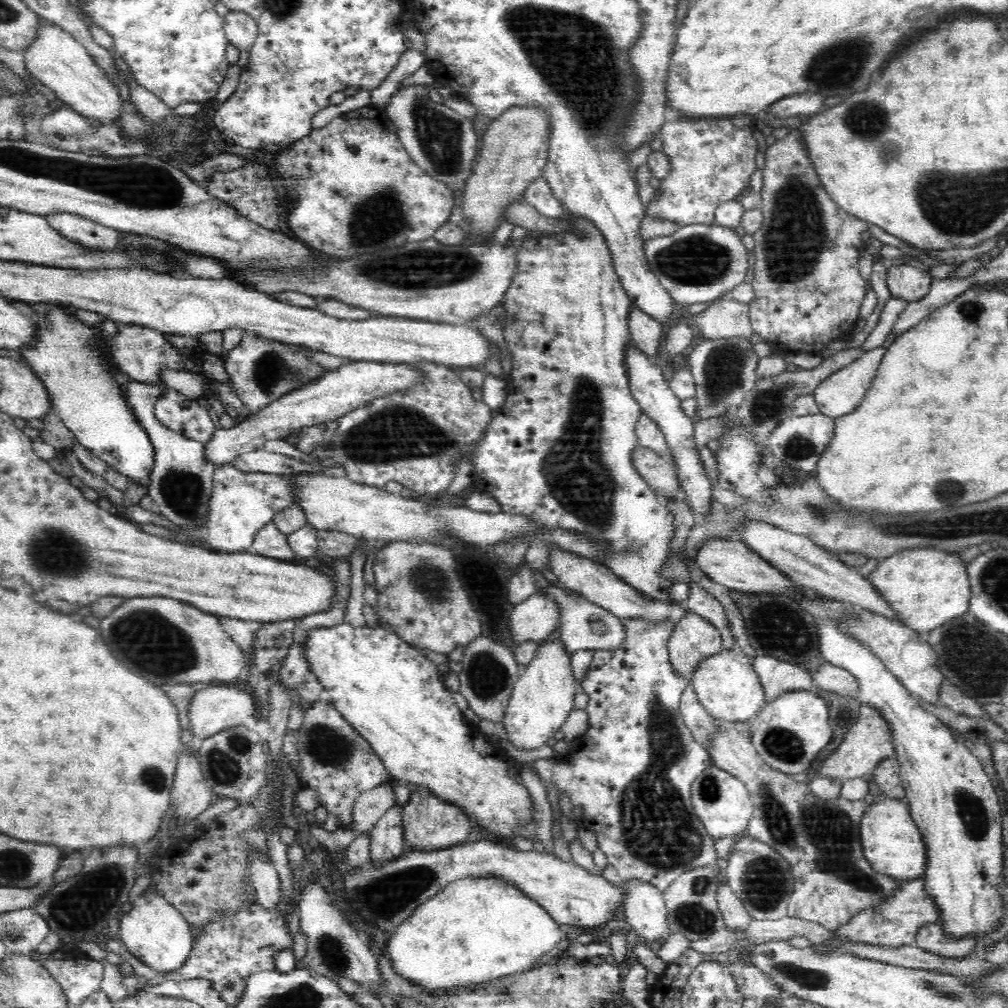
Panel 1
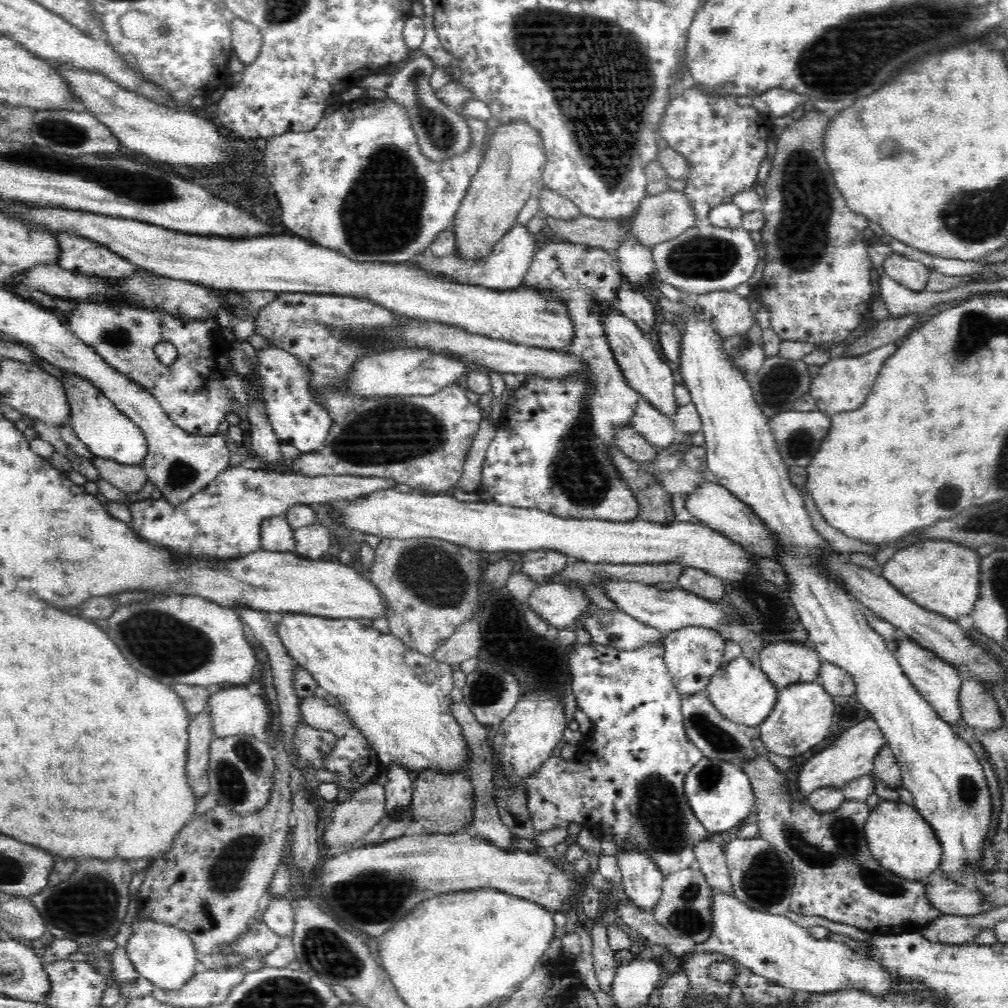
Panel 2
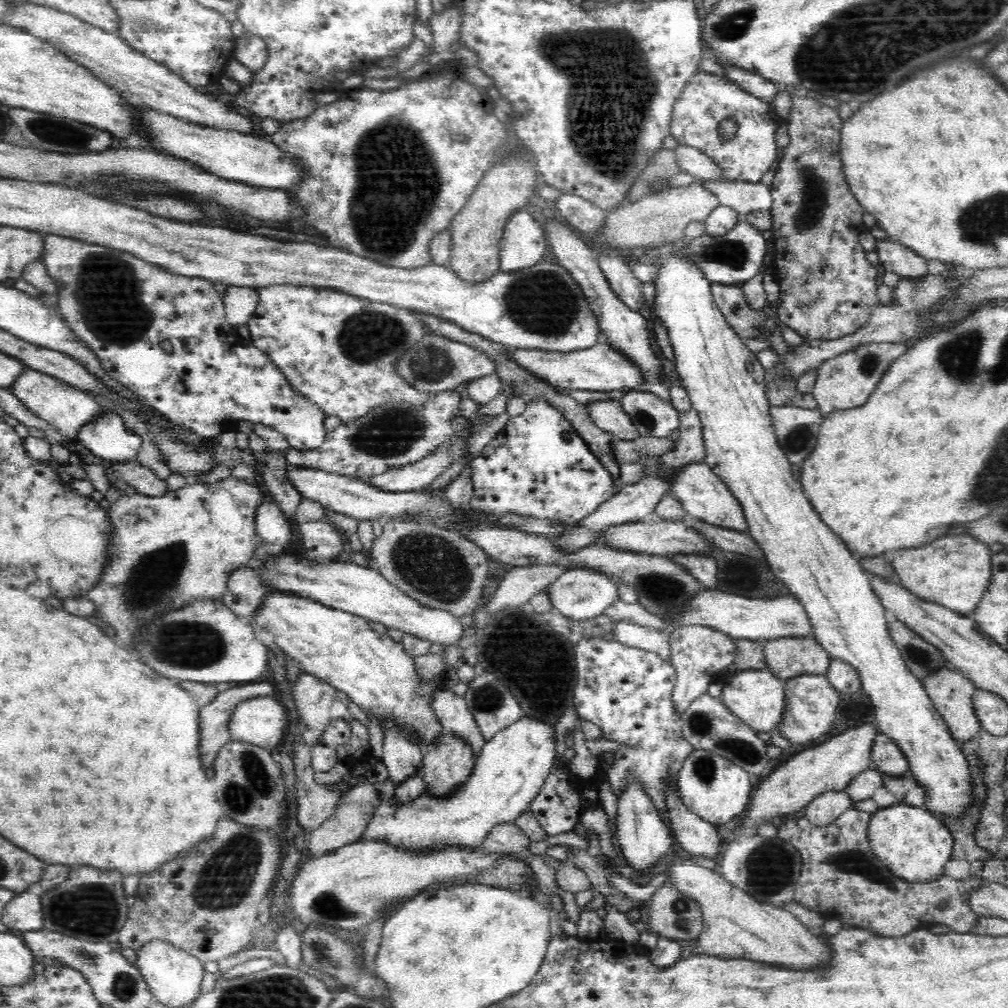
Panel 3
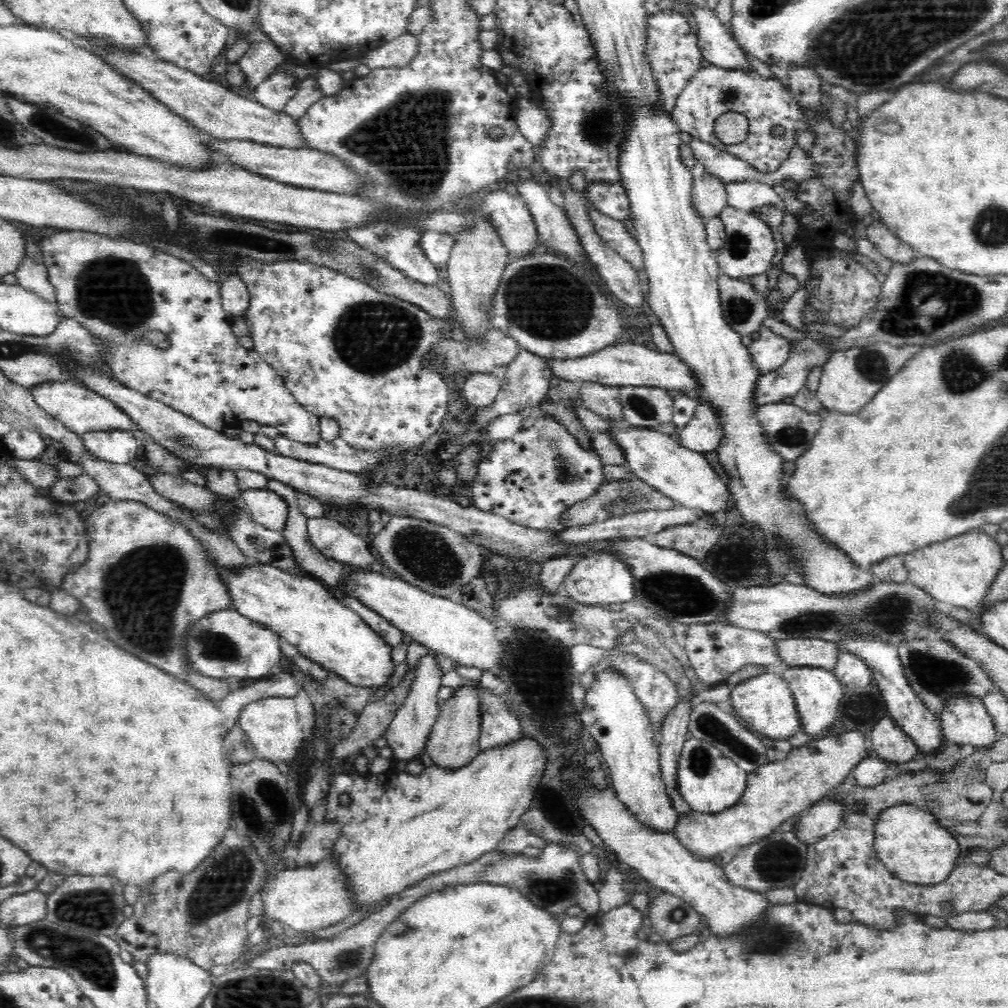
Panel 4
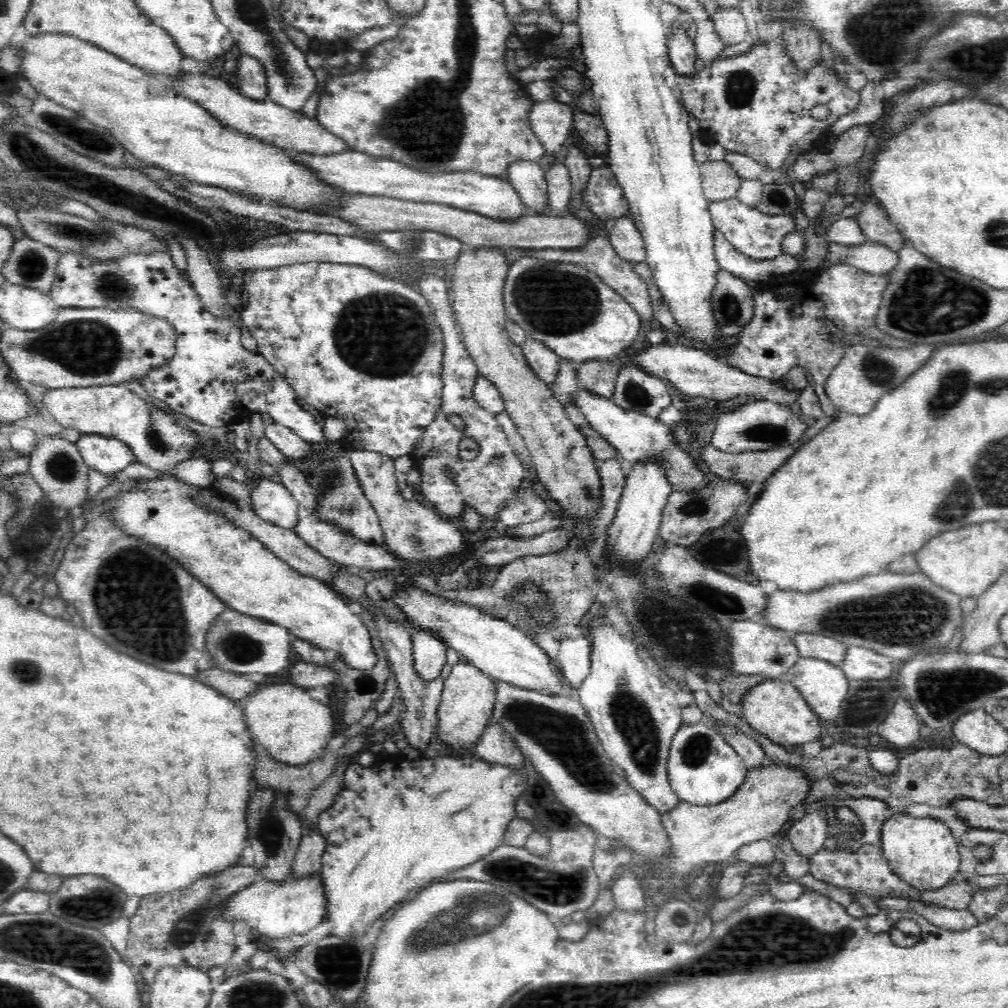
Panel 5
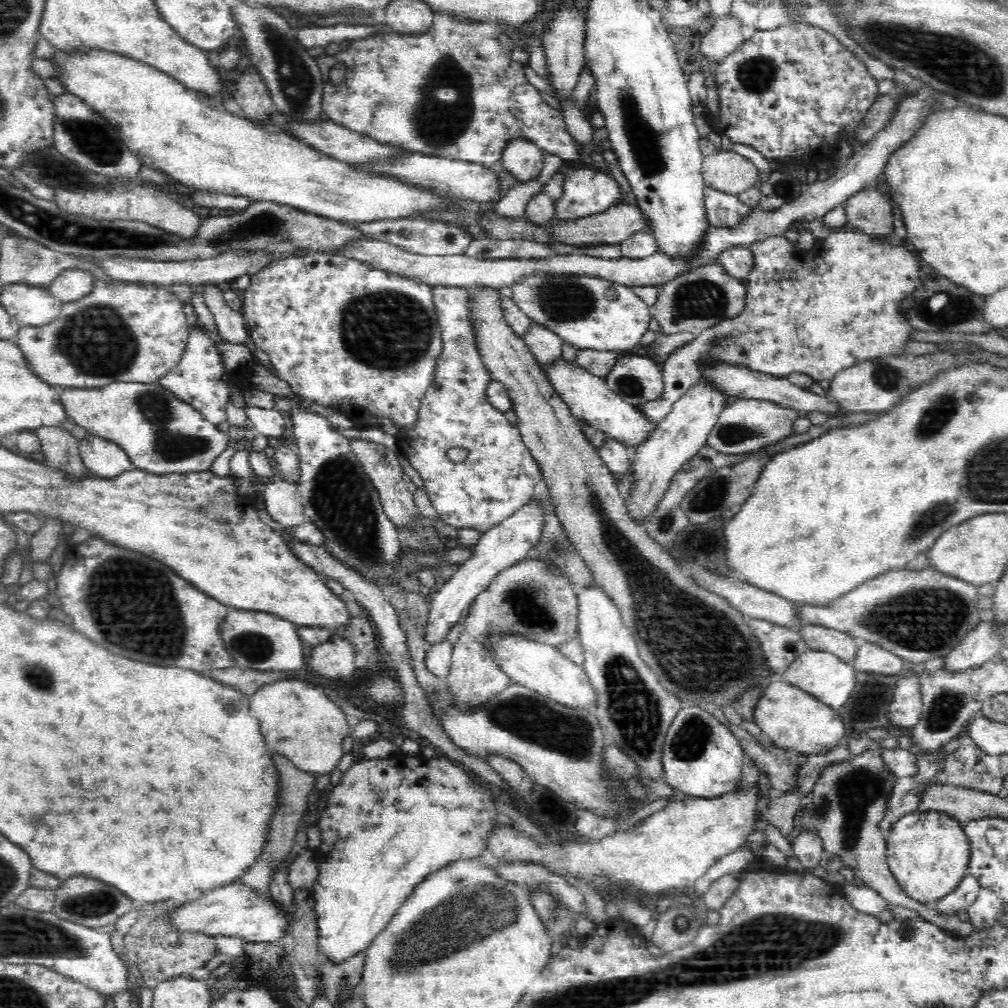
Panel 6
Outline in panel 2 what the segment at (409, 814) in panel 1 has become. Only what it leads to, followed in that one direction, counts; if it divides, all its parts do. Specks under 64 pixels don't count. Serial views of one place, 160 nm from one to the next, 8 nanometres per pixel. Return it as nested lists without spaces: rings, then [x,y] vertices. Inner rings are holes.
[[[420,772],[414,775],[411,787],[410,816],[423,834],[454,833],[462,826],[468,826],[472,833],[474,818],[474,787],[468,776],[463,774],[439,774],[439,772]]]

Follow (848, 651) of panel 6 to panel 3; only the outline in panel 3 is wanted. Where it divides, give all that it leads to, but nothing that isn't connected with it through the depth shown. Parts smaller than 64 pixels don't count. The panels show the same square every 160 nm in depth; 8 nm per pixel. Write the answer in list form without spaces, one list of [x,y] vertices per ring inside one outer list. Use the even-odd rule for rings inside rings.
[[[813,637],[770,639],[764,656],[770,672],[783,681],[803,674],[825,675],[832,659]]]

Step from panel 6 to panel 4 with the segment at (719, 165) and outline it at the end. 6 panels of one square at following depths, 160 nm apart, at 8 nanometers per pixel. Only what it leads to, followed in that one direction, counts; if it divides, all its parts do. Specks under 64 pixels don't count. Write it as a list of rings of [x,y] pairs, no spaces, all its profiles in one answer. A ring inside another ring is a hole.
[[[706,172],[693,180],[689,200],[691,208],[700,218],[706,221],[716,217],[728,206],[726,183]]]

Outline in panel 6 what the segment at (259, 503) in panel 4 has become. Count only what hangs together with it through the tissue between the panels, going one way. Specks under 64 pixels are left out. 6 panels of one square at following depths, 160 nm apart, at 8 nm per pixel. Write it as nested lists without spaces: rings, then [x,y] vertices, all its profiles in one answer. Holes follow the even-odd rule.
[[[286,480],[266,485],[262,492],[266,512],[286,529],[307,522],[301,494],[297,486]]]

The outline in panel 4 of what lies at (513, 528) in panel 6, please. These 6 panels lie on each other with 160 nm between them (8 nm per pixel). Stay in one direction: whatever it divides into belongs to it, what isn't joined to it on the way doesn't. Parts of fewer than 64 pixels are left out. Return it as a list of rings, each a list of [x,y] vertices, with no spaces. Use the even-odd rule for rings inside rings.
[[[434,653],[426,654],[418,660],[409,686],[409,693],[402,706],[396,711],[388,730],[384,732],[388,746],[393,750],[392,760],[394,763],[401,760],[409,762],[413,758],[422,756],[425,752],[426,741],[440,712],[439,692],[442,690],[440,681],[444,673],[438,667],[436,657],[437,654]]]

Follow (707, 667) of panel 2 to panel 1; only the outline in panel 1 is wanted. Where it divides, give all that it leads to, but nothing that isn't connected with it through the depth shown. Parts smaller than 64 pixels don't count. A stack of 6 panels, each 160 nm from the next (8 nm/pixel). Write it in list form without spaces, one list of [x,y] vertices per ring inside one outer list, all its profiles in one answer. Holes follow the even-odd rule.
[[[689,609],[674,625],[669,655],[677,671],[690,679],[691,671],[702,658],[722,649],[721,635],[712,622]]]

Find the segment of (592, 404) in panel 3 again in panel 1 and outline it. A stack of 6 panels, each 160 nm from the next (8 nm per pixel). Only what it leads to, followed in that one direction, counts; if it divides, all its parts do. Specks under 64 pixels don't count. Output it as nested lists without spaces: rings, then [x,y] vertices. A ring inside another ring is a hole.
[[[638,445],[633,452],[633,463],[638,472],[646,479],[649,487],[658,493],[658,496],[664,500],[680,499],[677,496],[681,488],[680,481],[667,456],[660,457],[651,450]]]

